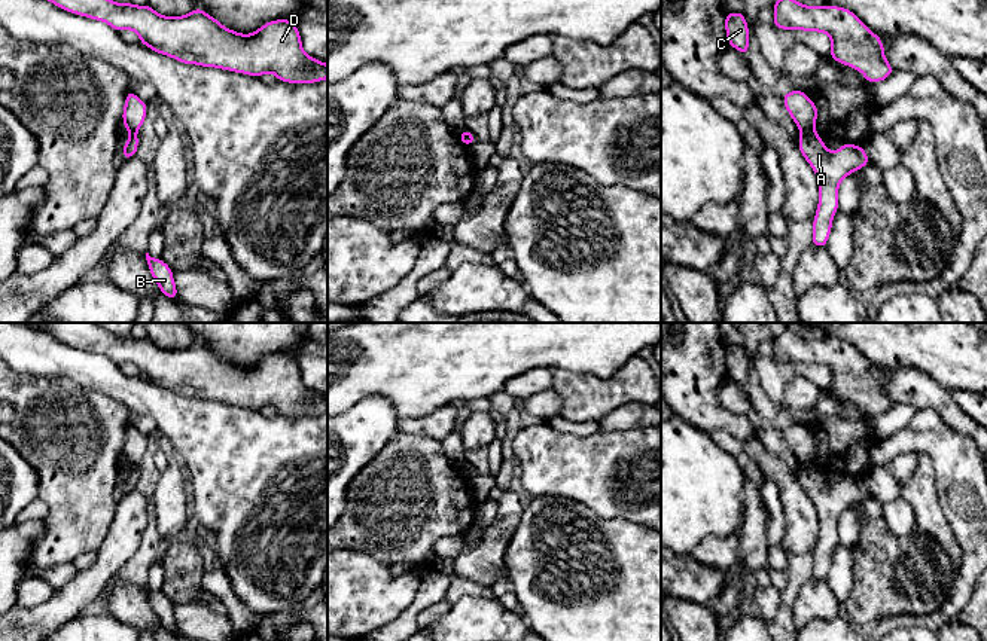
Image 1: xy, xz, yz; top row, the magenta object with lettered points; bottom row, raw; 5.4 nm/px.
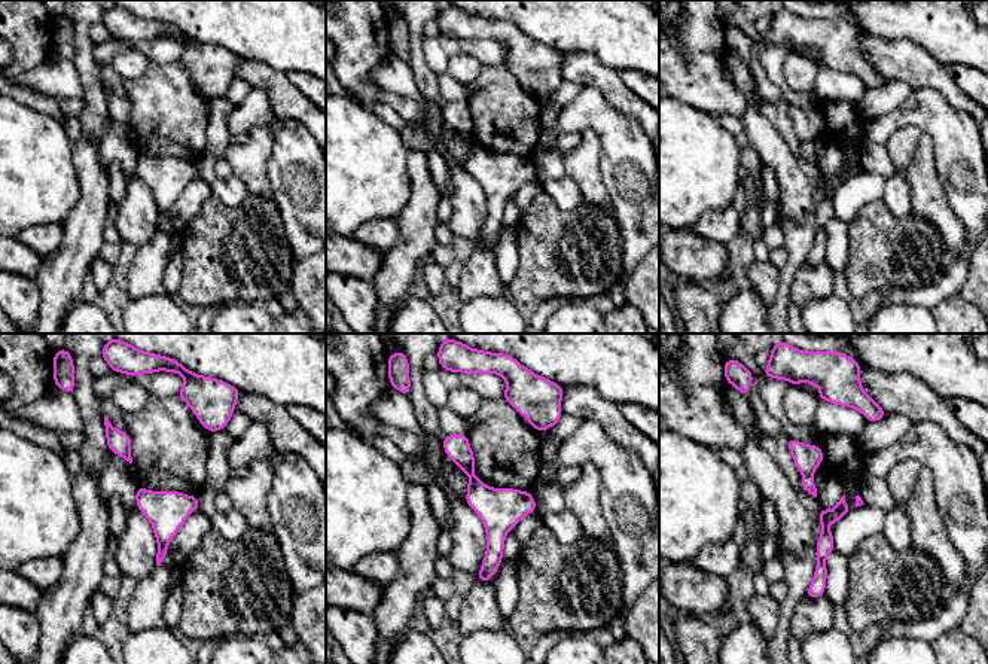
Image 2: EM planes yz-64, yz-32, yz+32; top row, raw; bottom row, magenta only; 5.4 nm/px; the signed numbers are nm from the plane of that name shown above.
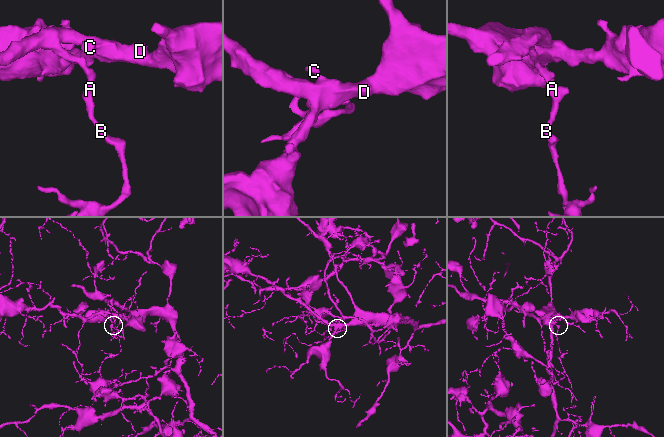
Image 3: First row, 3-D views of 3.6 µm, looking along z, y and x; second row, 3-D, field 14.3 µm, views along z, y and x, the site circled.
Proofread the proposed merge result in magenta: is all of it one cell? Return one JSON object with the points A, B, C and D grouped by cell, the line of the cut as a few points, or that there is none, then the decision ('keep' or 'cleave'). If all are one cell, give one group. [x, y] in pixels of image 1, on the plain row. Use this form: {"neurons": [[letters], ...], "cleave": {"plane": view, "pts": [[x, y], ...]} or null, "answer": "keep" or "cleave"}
{"neurons": [["A", "B"], ["C", "D"]], "cleave": {"plane": "yz", "pts": [[813, 461], [801, 466]]}, "answer": "cleave"}

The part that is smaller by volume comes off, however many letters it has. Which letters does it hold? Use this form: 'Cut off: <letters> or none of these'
Cut off: A, B

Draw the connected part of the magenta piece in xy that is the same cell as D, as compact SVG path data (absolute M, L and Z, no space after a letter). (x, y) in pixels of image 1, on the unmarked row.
M43 323L42 332L70 347L103 354L118 366L132 363L138 367L140 376L183 397L214 400L256 410L274 406L277 413L289 416L316 416L328 412L328 397L304 385L298 360L289 352L268 354L252 367L241 367L223 360L198 341L185 350L162 350L149 338L116 336L95 323Z

